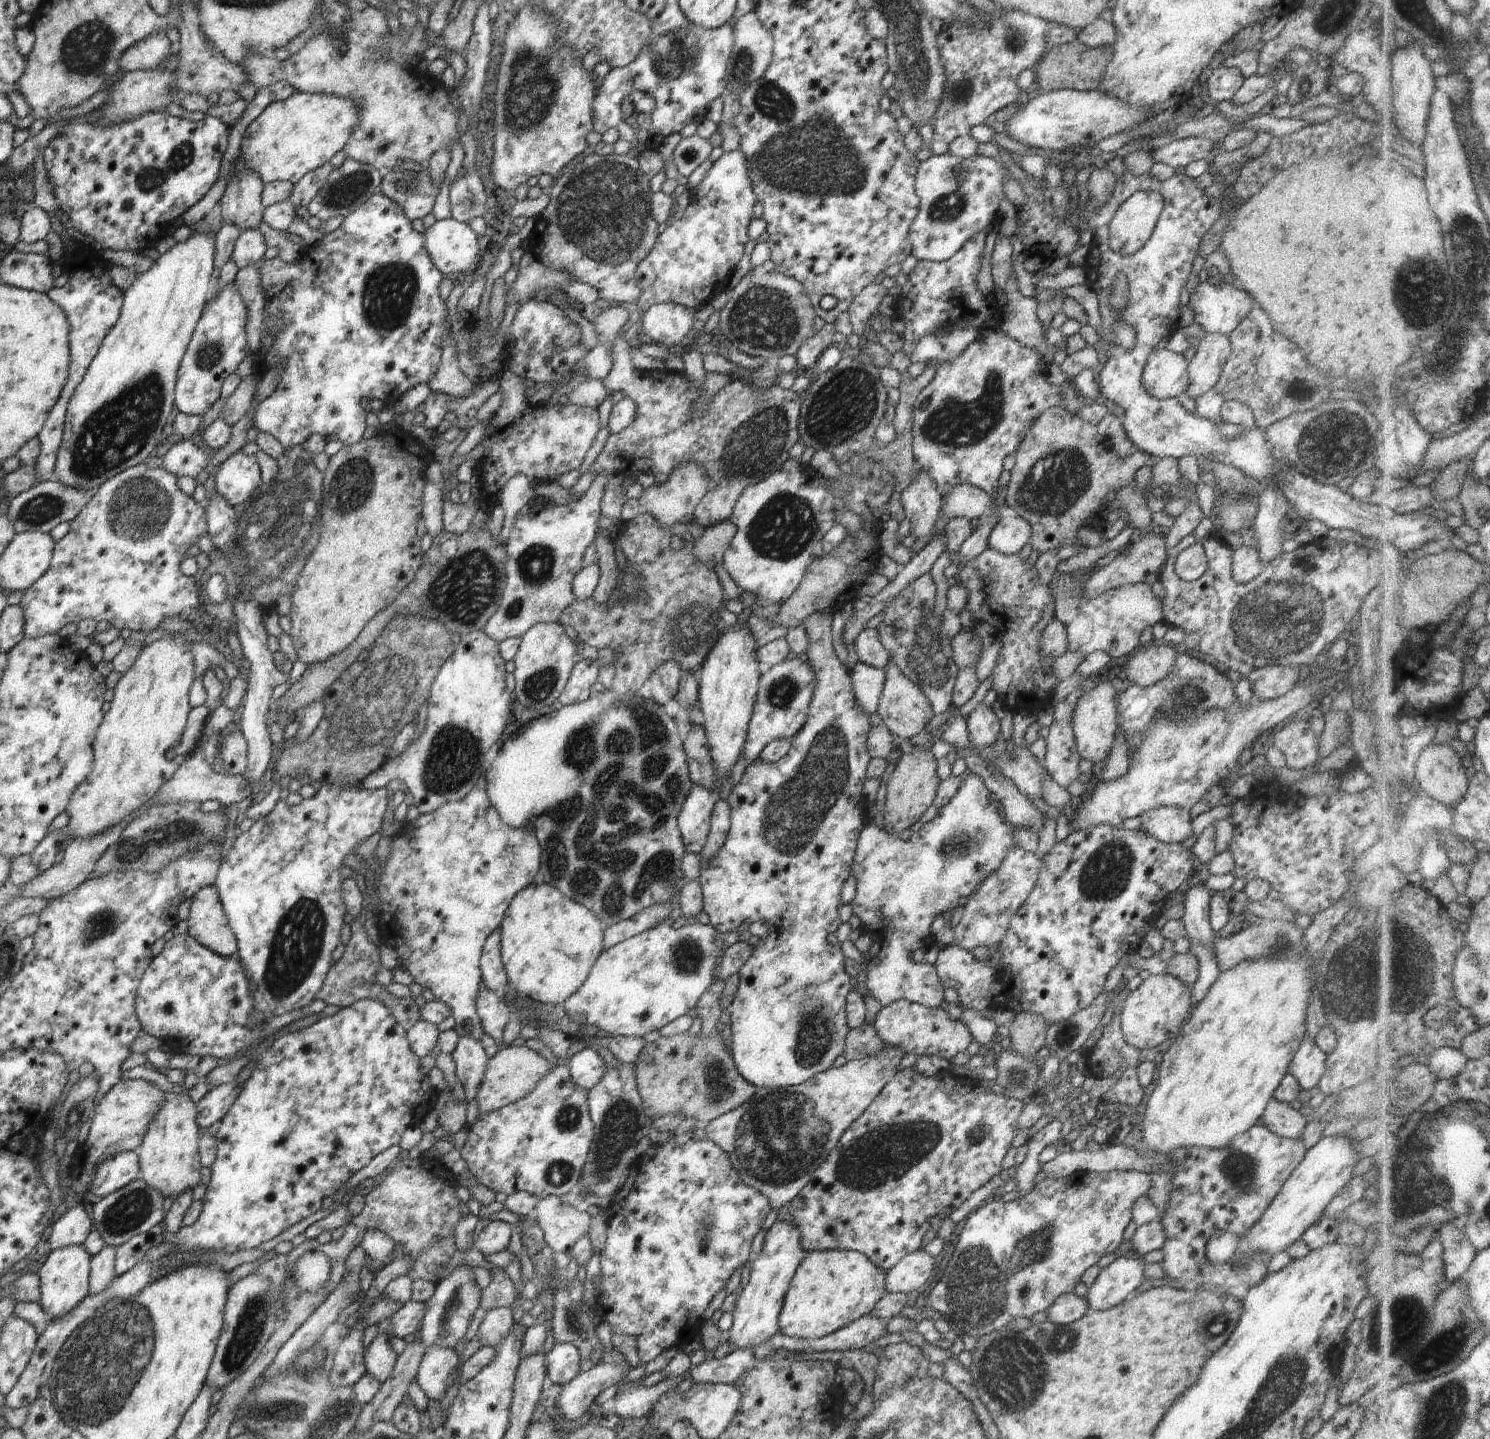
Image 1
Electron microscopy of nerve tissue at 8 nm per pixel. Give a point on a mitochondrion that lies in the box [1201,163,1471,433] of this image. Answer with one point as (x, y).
(1427, 295)

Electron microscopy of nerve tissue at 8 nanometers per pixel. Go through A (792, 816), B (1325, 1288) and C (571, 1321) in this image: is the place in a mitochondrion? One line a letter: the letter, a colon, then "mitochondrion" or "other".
A: mitochondrion
B: other
C: mitochondrion

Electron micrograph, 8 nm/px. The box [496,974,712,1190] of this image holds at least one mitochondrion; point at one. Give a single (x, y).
(568, 1118)

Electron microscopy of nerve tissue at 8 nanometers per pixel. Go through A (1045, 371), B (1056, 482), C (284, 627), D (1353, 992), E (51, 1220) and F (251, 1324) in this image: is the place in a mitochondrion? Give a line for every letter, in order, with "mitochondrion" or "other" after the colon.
A: other
B: mitochondrion
C: other
D: mitochondrion
E: other
F: mitochondrion

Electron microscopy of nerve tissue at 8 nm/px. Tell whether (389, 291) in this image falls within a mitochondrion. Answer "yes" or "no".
yes

